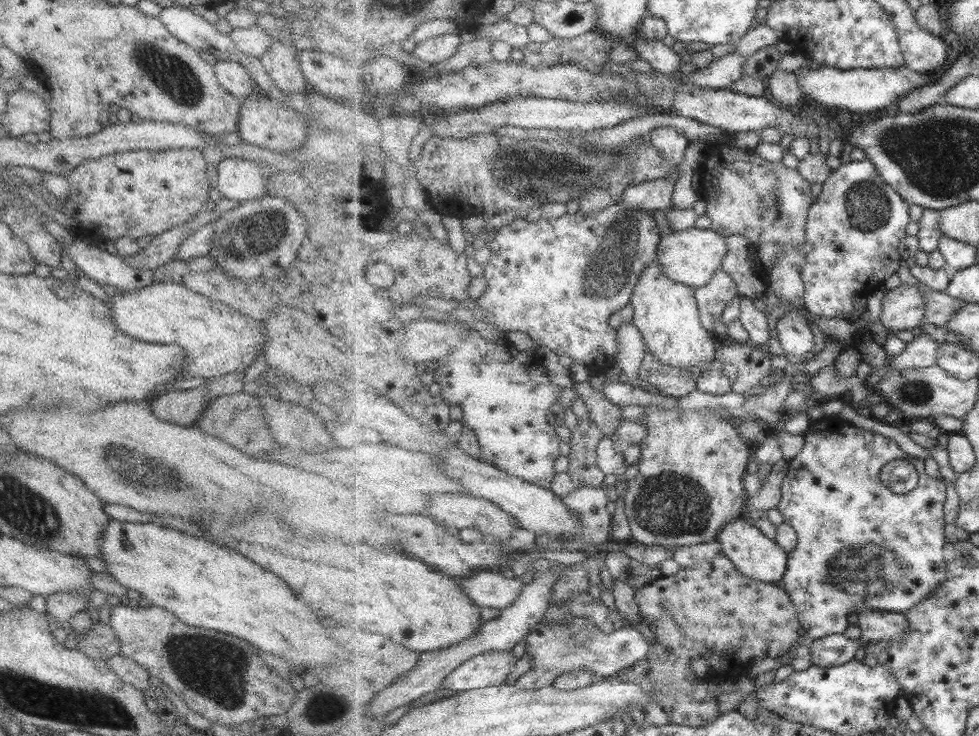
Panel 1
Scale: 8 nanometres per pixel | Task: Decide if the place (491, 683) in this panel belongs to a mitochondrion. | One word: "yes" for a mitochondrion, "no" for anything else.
no

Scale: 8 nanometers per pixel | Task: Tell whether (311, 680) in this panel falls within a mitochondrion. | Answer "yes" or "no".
no

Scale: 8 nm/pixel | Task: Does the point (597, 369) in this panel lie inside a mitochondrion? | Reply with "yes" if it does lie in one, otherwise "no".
no

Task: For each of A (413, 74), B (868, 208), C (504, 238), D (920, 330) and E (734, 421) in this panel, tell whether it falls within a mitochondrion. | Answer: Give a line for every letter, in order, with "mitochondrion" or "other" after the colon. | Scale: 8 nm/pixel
A: other
B: mitochondrion
C: other
D: other
E: other

